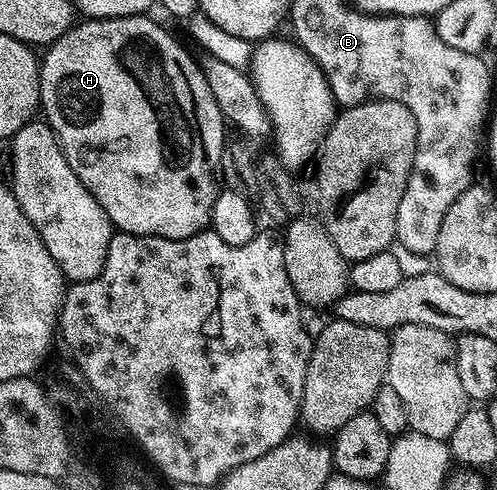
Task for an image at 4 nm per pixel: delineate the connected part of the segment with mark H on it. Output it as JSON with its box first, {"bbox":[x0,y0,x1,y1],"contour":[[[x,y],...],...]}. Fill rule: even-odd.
{"bbox":[41,16,227,238],"contour":[[[149,16],[136,18],[95,18],[81,20],[70,28],[59,40],[55,40],[44,51],[41,63],[41,104],[44,121],[57,134],[63,156],[67,156],[67,164],[79,176],[79,180],[95,196],[95,200],[107,212],[114,227],[126,234],[152,234],[155,238],[190,238],[199,234],[209,226],[211,208],[219,193],[219,171],[221,158],[227,147],[225,130],[227,123],[221,114],[219,104],[215,104],[215,96],[211,96],[211,88],[205,79],[205,71],[197,62],[160,26],[152,22]]]}

